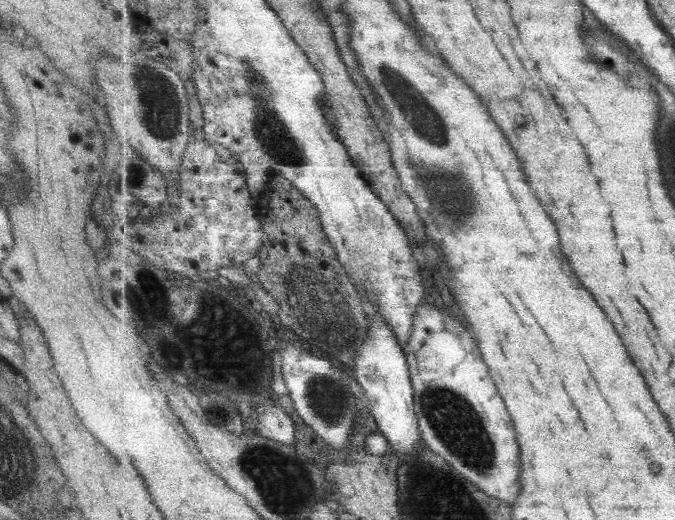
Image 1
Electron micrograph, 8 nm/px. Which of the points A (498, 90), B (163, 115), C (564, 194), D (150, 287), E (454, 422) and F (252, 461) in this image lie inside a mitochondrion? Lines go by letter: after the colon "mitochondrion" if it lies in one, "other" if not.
A: other
B: mitochondrion
C: other
D: other
E: mitochondrion
F: other

